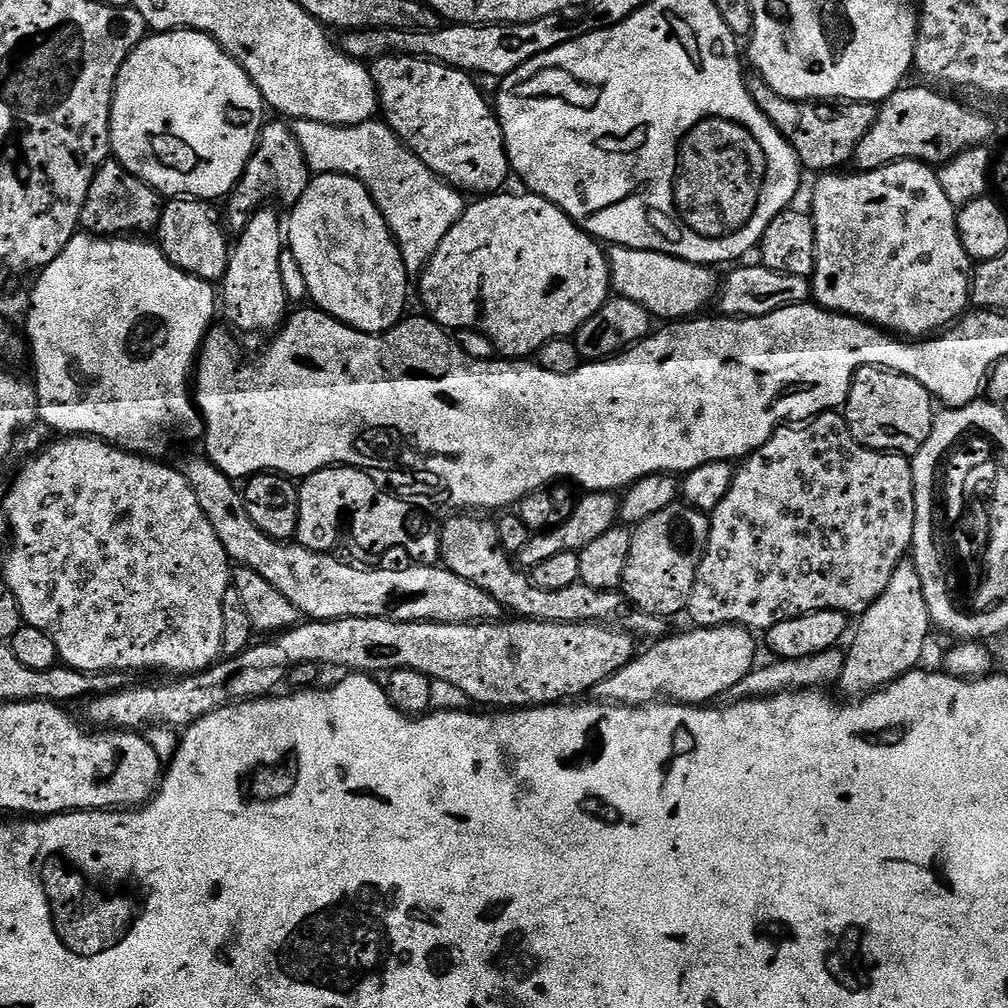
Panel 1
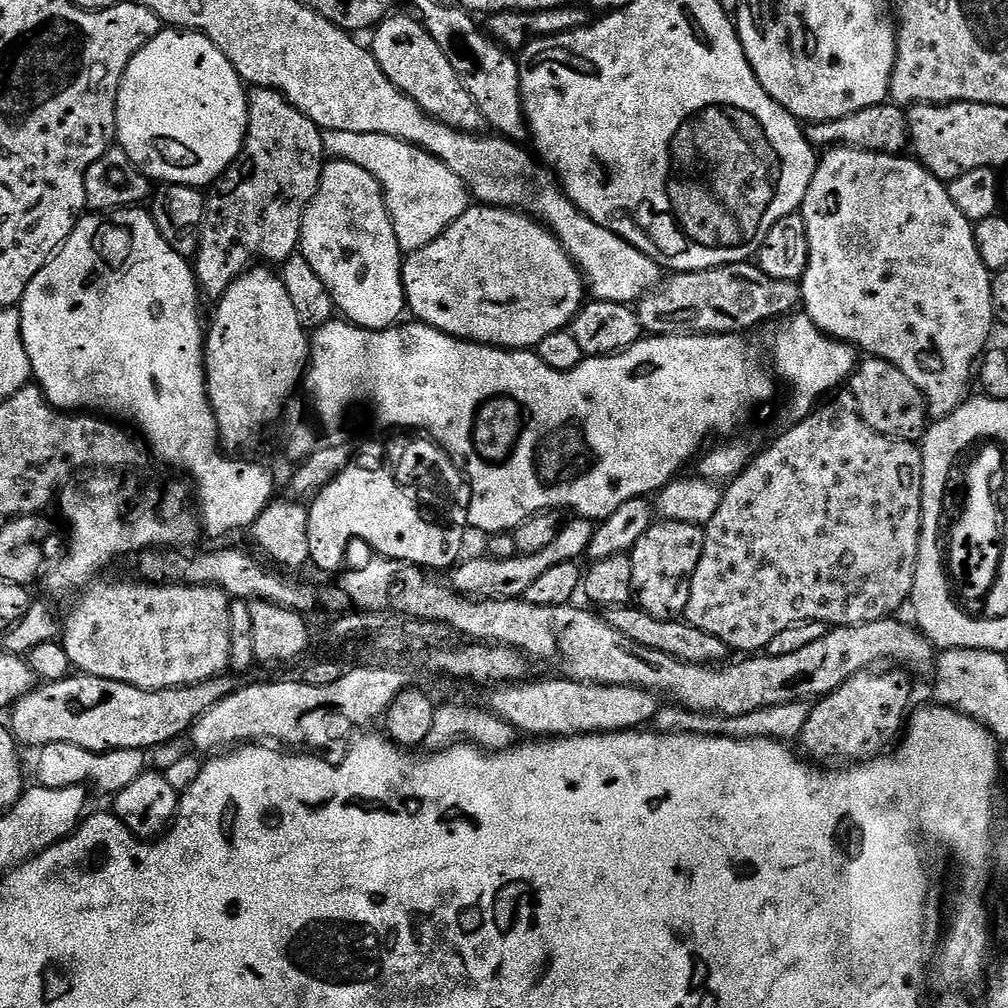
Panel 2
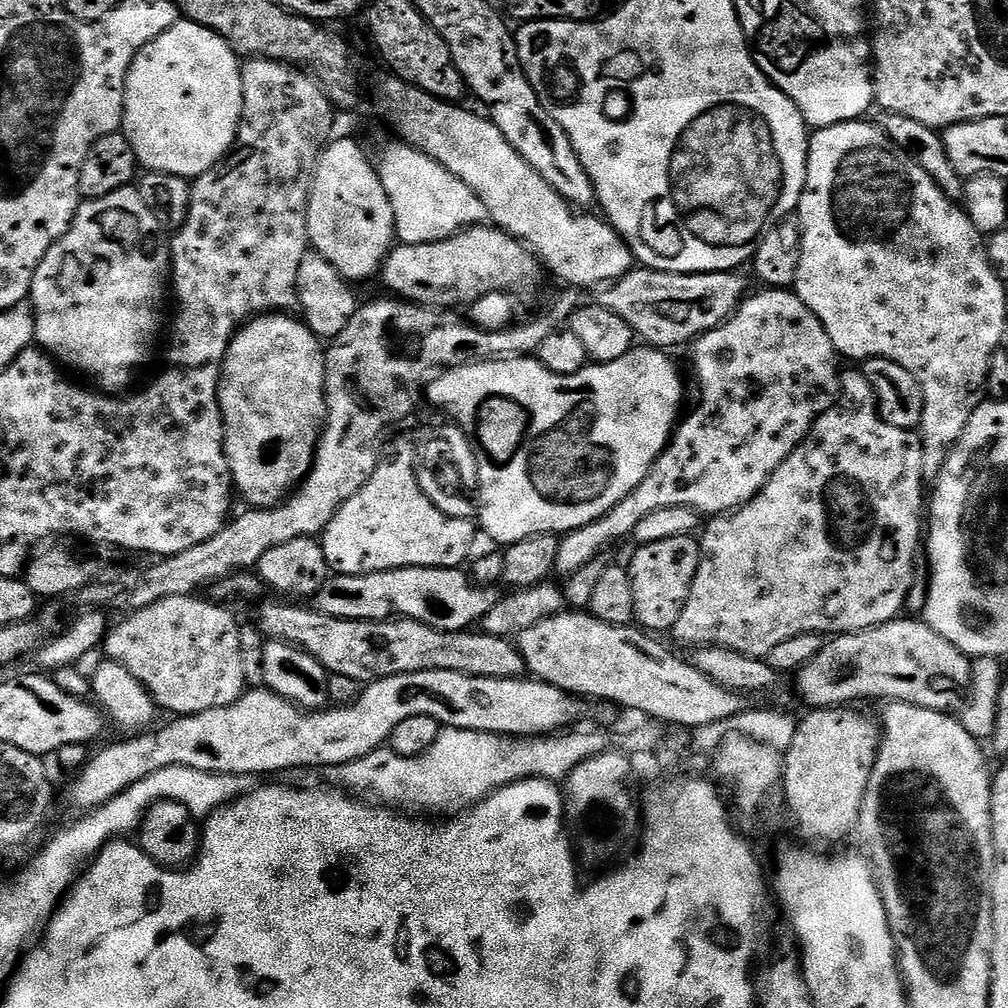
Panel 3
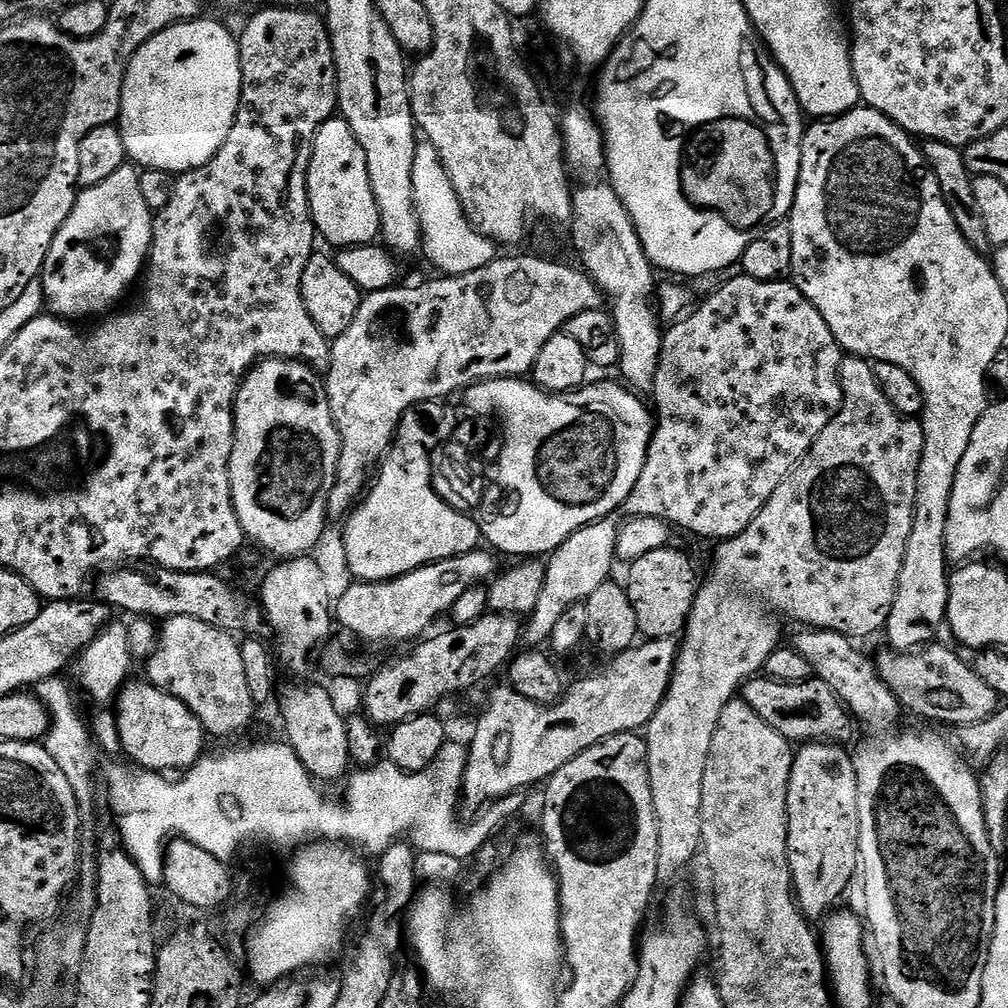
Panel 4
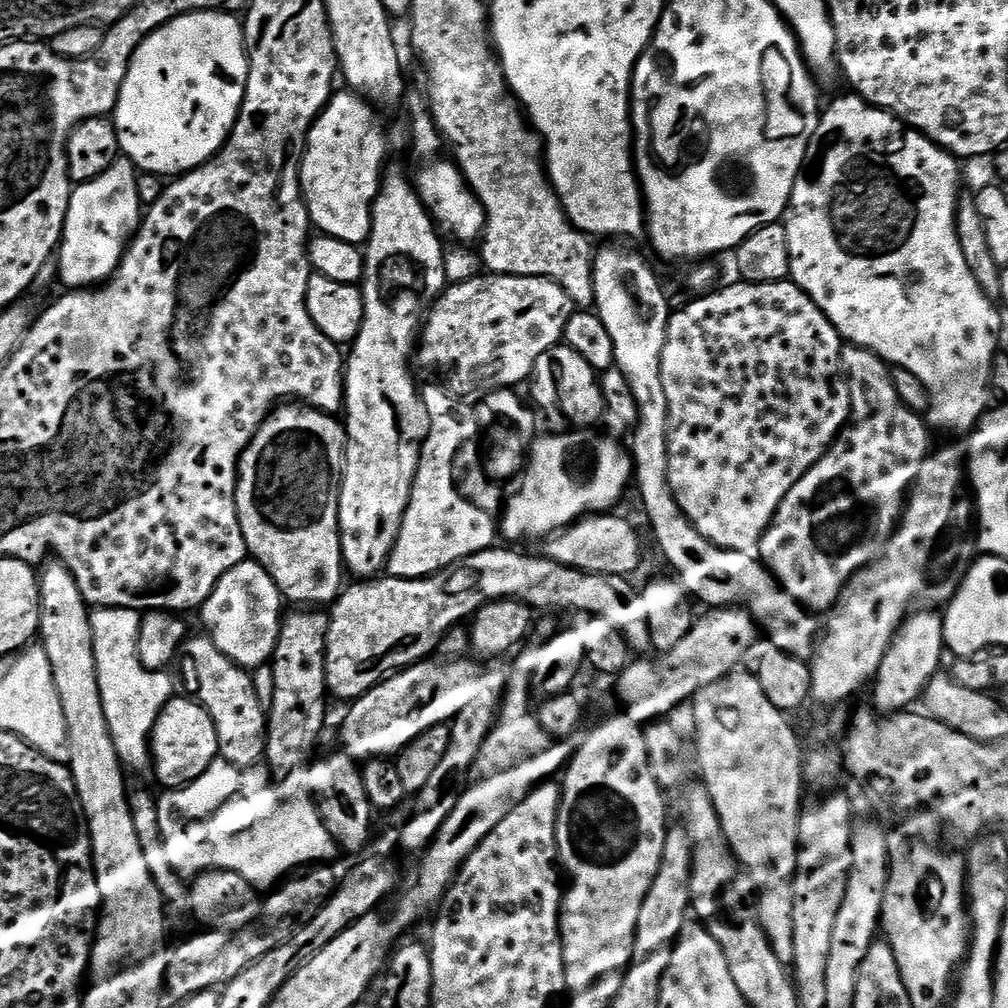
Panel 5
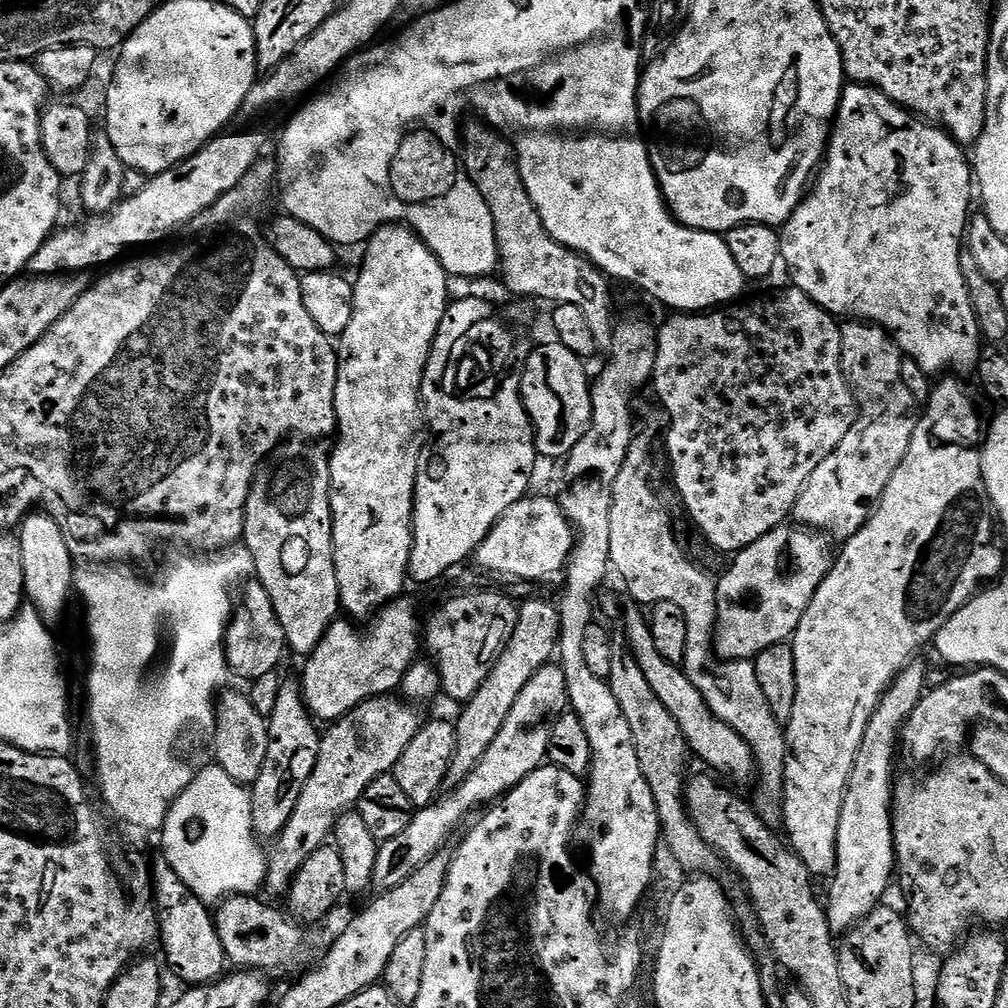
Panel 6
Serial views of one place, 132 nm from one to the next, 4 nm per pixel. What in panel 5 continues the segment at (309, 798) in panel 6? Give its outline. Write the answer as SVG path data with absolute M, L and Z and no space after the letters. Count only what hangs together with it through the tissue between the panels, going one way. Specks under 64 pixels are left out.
M436 658L421 660L401 672L394 672L387 680L373 686L366 694L347 705L348 713L340 724L340 740L344 743L343 755L350 756L356 762L367 762L373 757L392 758L406 747L418 734L430 730L439 724L448 724L474 698L482 673L481 666L472 658L461 658L441 662Z

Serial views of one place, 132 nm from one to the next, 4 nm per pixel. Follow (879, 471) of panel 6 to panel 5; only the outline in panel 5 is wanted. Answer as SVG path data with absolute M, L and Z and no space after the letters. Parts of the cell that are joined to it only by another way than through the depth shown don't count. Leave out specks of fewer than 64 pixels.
M845 347L844 370L848 377L848 385L850 386L850 394L852 395L852 412L848 416L848 423L844 425L844 429L840 432L839 436L832 441L825 456L806 474L802 474L802 478L798 478L798 482L790 490L790 494L786 494L786 498L782 498L782 506L778 506L778 510L774 514L770 526L764 531L764 536L760 539L758 545L759 559L762 561L764 567L776 577L776 581L784 587L784 591L790 593L798 603L816 614L827 613L833 608L836 601L840 599L841 594L844 593L844 588L848 585L854 573L865 568L867 564L871 564L880 555L884 545L887 544L892 533L895 532L897 524L900 522L906 497L918 478L918 470L922 470L922 462L930 454L930 447L928 448L930 429L925 417L919 412L911 412L904 405L902 398L898 396L898 390L894 386L893 369L881 356L874 354L868 348Z

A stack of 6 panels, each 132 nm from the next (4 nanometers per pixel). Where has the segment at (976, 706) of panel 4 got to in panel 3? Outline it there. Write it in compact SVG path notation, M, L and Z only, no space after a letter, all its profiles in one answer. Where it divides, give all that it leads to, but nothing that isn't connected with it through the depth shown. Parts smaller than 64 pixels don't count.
M897 618L882 626L867 628L861 632L844 632L841 636L825 639L822 650L795 673L796 692L809 705L809 709L838 708L851 705L852 700L884 700L897 704L913 704L926 710L951 713L965 703L969 695L971 665L942 634L934 634L930 626L920 618Z

